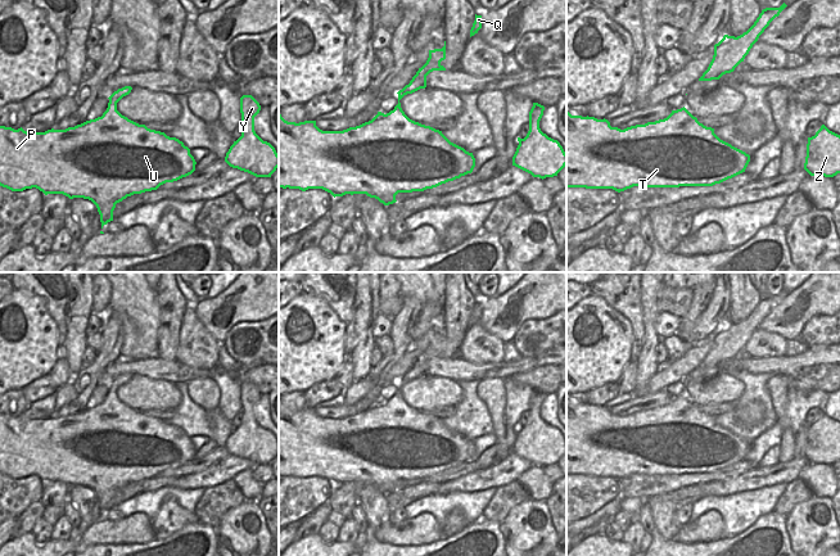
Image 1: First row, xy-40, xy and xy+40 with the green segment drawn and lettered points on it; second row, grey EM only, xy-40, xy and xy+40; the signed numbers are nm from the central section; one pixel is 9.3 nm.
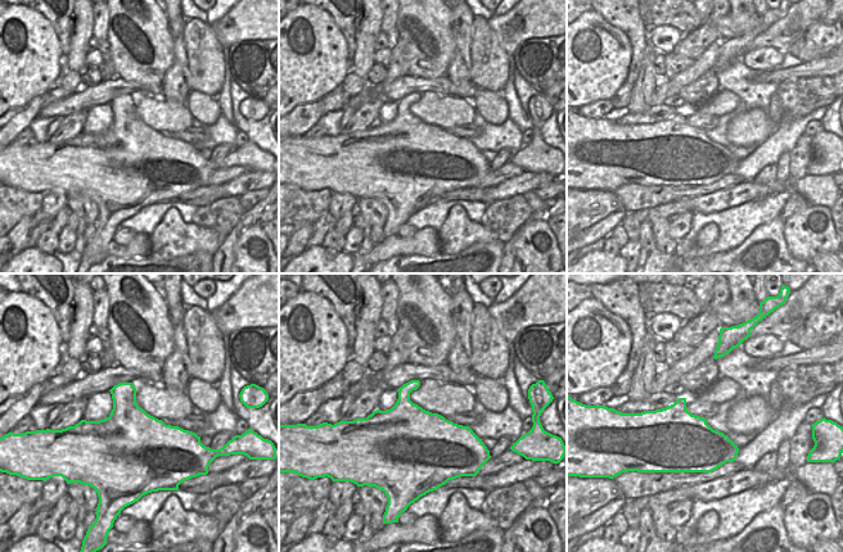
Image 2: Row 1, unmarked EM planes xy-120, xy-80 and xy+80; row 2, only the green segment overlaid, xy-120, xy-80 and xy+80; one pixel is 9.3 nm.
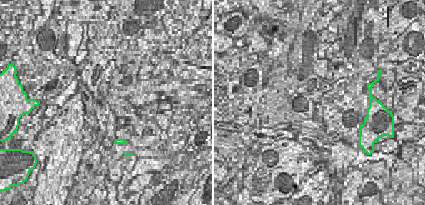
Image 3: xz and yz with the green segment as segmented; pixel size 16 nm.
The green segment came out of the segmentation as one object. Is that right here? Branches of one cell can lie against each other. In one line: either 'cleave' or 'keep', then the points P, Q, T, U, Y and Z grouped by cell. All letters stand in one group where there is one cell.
keep; P Q T U Y Z

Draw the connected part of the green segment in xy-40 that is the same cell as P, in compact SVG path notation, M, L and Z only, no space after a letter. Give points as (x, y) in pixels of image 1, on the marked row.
M131 86L114 91L108 99L108 108L101 117L86 121L66 130L48 130L45 132L27 132L22 127L0 126L0 186L12 191L36 187L48 194L63 194L69 199L83 198L91 200L100 214L101 229L113 221L116 204L134 194L157 190L166 182L173 182L195 171L195 159L190 149L176 137L139 125L117 110L117 103L131 92Z

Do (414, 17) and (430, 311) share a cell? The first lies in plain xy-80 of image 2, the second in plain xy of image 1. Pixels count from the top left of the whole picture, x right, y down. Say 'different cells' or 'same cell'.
different cells

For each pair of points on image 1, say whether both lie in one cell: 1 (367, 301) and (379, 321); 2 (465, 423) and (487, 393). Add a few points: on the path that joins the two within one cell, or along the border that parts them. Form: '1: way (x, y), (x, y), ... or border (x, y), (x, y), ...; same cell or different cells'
1: border (378, 311), (373, 324), (374, 338); different cells
2: border (477, 382), (477, 396), (486, 406), (492, 429); different cells

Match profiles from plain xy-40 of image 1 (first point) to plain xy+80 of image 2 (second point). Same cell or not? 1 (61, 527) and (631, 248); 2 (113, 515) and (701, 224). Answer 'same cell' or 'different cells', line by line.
1: same cell
2: different cells

